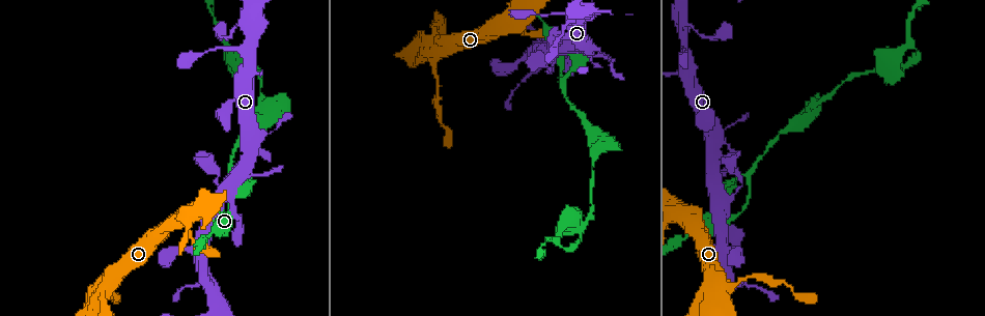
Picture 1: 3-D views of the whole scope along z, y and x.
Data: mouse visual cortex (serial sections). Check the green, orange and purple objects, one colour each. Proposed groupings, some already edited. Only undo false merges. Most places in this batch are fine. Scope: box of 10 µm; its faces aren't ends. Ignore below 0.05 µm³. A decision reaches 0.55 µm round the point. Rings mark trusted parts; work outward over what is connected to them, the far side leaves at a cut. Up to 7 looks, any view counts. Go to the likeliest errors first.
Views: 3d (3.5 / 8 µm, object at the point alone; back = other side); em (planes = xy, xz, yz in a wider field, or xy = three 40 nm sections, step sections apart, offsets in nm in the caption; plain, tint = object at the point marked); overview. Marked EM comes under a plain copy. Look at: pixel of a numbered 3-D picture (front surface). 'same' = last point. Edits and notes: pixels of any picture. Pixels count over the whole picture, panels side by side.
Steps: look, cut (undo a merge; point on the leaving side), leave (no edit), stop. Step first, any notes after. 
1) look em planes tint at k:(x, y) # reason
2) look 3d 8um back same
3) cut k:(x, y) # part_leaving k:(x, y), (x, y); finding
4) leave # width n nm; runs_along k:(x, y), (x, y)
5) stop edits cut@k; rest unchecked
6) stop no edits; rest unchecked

look 3d 8um at 1:(563, 79) # side arm on a straight run

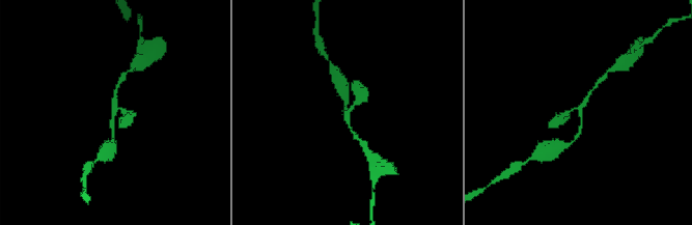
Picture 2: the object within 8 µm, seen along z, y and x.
look em xy step 5 tint same # arms 3; arm_widths 150, 150, 200 nm; need the tissue

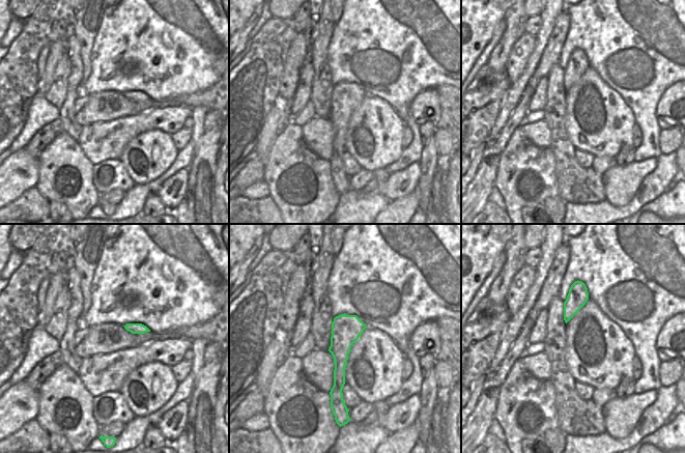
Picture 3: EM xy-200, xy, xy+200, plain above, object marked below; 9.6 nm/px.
leave # runs_along 3:(353, 317), (340, 344), (337, 394); one cell here

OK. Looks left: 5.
look 3d 8um at 1:(249, 57) # sharp bend

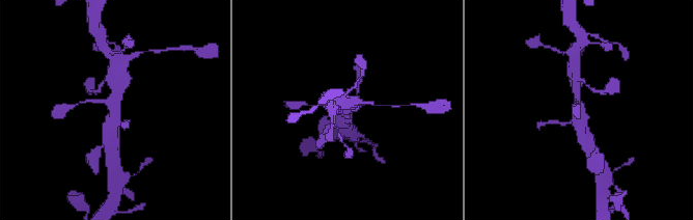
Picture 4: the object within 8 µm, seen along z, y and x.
look em xy step 5 tint same # arms 4; arm_widths 150, 150, 350, 450 nm

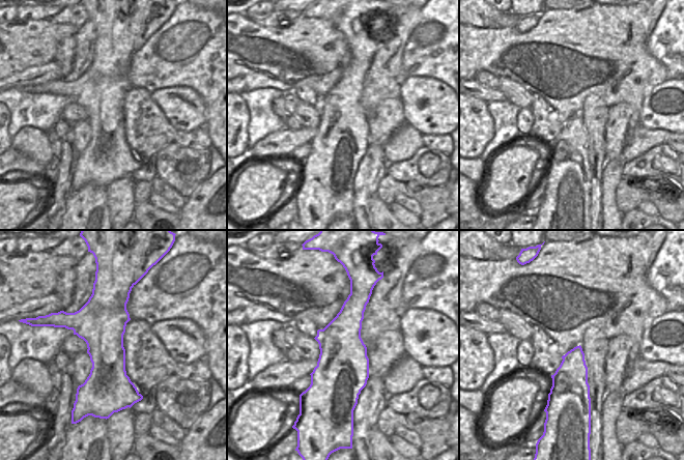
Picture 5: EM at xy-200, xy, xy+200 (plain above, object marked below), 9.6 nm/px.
leave # runs_along 4:(584, 136), (579, 122), (575, 78); all the same cell

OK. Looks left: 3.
look 3d 3.5um at 1:(600, 145) # thick turns thin

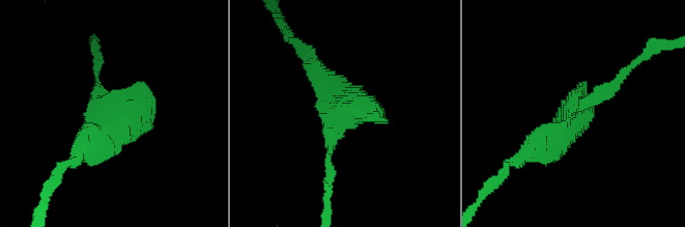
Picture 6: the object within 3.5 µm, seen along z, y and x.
look em xy step 1 tint at 6:(578, 108)

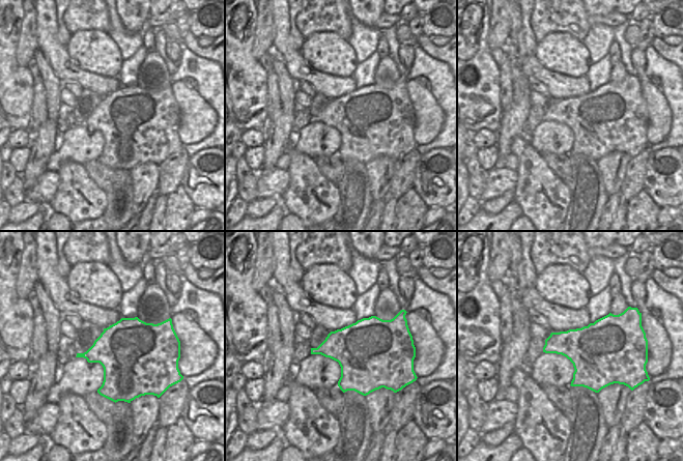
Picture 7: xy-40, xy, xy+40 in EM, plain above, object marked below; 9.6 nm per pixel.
look em planes tint same # cut it another way

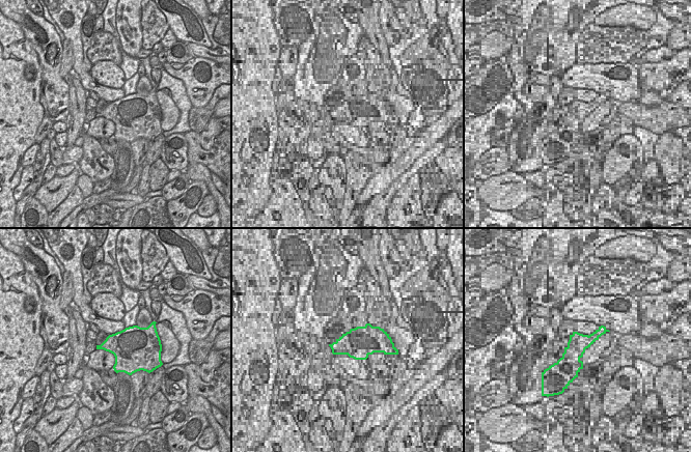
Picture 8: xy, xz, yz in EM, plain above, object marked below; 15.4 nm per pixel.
leave # runs_along 6:(540, 148), (630, 68); all the same cell

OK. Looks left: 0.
stop no edits; rest unchecked

